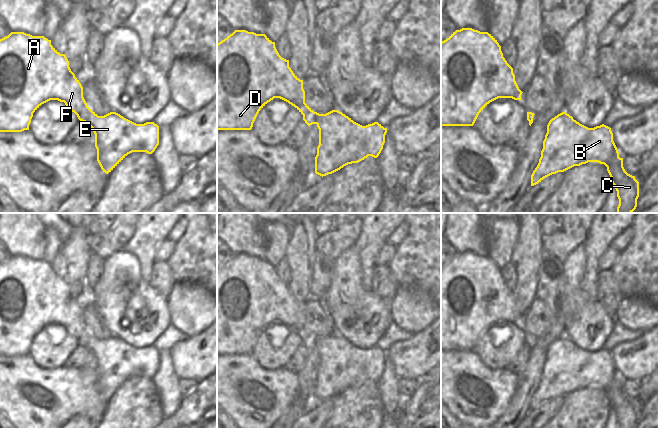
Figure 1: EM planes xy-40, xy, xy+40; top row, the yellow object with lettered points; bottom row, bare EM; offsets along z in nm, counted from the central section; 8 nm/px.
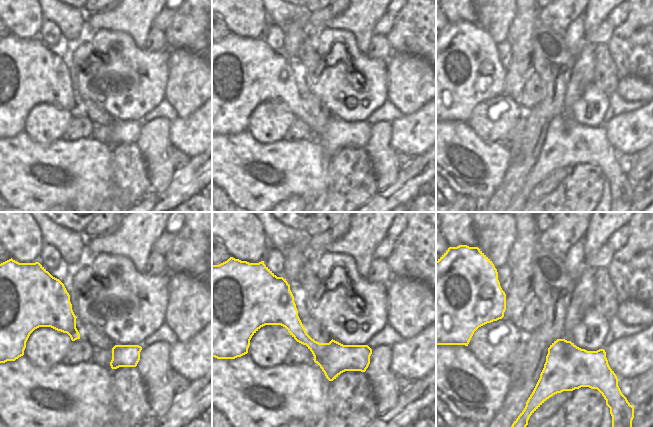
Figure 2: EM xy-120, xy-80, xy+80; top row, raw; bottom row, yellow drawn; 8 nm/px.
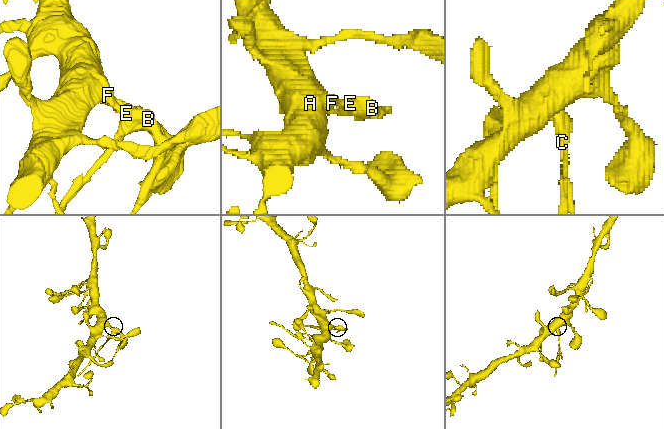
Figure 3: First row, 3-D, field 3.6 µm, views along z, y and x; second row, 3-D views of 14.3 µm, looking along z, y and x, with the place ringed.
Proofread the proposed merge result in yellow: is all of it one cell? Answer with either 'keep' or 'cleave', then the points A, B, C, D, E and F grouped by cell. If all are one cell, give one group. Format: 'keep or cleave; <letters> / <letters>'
cleave; A D F / B C E

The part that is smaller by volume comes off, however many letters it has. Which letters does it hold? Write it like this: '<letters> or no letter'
B, C, E

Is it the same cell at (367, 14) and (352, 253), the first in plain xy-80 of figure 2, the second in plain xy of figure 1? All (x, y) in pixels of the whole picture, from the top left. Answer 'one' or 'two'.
two

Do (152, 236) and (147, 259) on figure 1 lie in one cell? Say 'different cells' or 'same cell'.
same cell

